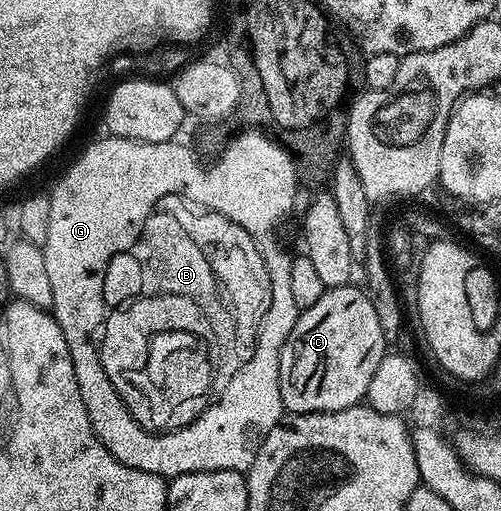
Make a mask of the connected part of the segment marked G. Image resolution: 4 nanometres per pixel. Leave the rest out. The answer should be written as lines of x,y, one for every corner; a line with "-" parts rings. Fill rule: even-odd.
250,130
240,132
234,137
223,149
221,155
212,163
211,169
202,168
200,157
196,155
190,147
179,146
172,142
165,144
146,144
140,140
130,140
129,138
121,138
120,136
104,135
104,140
99,140
96,144
91,144
75,161
71,164
71,169
60,178
55,184
55,189
49,192
51,201
49,202
49,238
45,238
42,244
42,250
45,254
45,267
49,273
49,283
53,285
53,302
51,303
50,311
55,317
57,326
61,326
61,334
65,334
65,346
69,346
69,358
73,358
73,374
77,378
77,390
81,390
81,402
85,402
85,414
89,414
89,422
93,426
93,430
97,434
97,438
105,446
105,450
109,450
109,454
113,454
113,458
117,458
125,466
129,466
133,470
145,470
149,474
157,474
164,478
174,478
181,474
189,474
190,472
212,472
213,470
233,470
234,472
246,473
250,468
257,445
263,441
269,430
273,430
273,426
277,426
280,420
284,419
285,409
283,399
281,398
281,350
285,350
285,342
289,338
289,334
293,334
293,326
299,317
300,308
297,302
293,302
293,293
291,287
291,279
289,278
289,266
291,265
293,256
286,247
279,244
275,232
279,224
286,221
292,215
294,206
294,196
297,189
297,167
296,161
290,151
282,143
276,142
270,135
264,134
259,130
-
169,196
187,197
189,199
203,201
203,204
210,205
210,208
218,209
220,213
225,214
225,218
229,218
233,222
237,222
237,226
245,226
251,231
251,235
255,236
255,240
259,243
259,248
262,249
263,256
266,257
267,266
270,268
272,276
272,288
274,288
273,306
270,308
267,320
264,321
262,332
259,332
258,349
252,354
249,362
245,362
231,374
229,382
218,393
223,399
223,405
211,408
211,412
205,412
196,418
189,426
184,428
176,428
174,432
165,432
162,434
152,434
145,428
140,428
139,423
131,415
131,411
125,406
123,399
117,394
115,384
109,382
109,374
105,374
105,370
101,366
101,354
99,353
99,342
101,333
105,323
105,317
108,315
109,308
102,304
102,288
101,282
104,281
105,270
108,264
116,259
118,252
130,253
135,245
139,242
139,235
143,233
145,222
149,218
149,210
153,206
160,204
160,201
166,200

